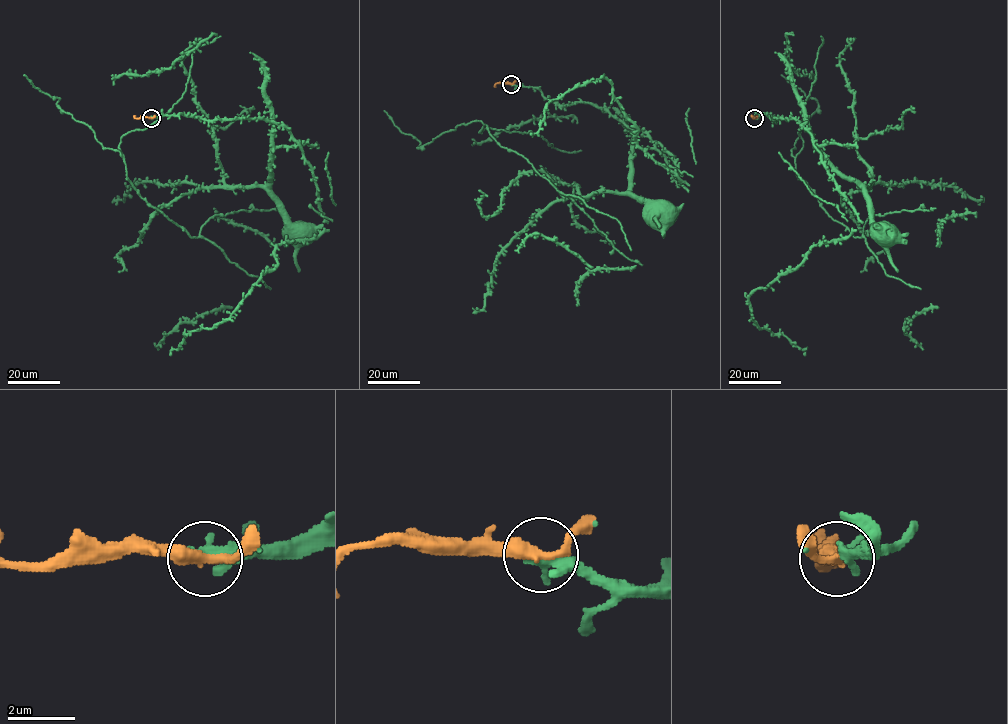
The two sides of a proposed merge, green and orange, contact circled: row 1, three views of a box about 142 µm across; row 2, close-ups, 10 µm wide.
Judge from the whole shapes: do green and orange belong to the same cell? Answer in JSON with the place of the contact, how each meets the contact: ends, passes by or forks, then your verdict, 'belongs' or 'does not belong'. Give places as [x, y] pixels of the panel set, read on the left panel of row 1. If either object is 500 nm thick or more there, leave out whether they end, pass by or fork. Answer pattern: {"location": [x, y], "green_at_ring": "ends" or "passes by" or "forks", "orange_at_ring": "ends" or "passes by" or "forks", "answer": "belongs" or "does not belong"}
{"location": [151, 118], "green_at_ring": "ends", "orange_at_ring": "passes by", "answer": "belongs"}

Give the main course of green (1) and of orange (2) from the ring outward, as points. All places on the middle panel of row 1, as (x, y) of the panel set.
1: (511, 84), (536, 87), (561, 105), (593, 103), (658, 142), (635, 147), (630, 167), (630, 191), (655, 208)
2: (511, 83), (497, 83), (495, 87)

